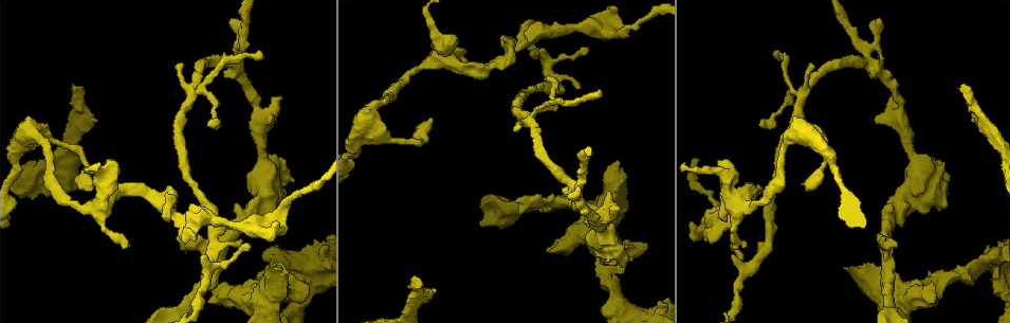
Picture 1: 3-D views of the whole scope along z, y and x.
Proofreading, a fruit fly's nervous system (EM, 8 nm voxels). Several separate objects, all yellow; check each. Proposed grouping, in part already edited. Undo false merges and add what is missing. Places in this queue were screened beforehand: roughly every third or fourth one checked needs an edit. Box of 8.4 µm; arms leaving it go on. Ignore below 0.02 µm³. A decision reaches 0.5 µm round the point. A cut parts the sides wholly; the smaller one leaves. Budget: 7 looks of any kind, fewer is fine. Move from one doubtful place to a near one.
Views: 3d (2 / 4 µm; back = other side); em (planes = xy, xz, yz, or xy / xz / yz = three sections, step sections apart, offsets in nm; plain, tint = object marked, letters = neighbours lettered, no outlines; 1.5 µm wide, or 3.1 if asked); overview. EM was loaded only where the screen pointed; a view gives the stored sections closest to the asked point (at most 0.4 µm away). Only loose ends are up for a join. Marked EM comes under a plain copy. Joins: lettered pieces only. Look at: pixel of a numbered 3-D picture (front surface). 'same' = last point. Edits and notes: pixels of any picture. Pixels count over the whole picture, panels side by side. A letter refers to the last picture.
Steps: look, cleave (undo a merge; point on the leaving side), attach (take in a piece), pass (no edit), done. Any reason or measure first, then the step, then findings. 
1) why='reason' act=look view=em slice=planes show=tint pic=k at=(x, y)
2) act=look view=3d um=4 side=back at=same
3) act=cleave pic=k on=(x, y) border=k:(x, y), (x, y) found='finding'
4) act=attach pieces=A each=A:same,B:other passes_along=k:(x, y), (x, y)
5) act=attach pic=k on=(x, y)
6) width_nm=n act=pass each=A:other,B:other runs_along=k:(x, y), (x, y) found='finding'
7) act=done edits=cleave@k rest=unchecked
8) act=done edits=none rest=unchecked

why='branch stops here' act=look view=em slice=planes show=letters pic=1 at=(412, 280)

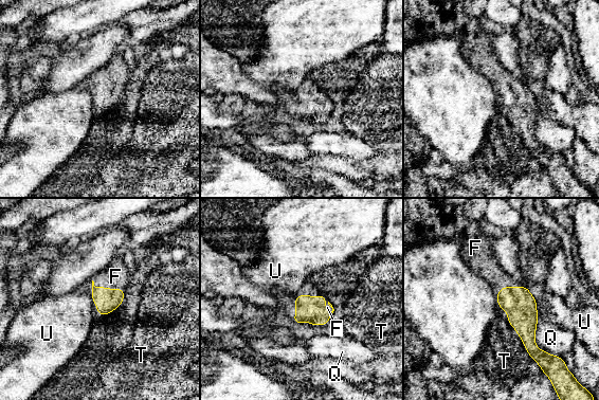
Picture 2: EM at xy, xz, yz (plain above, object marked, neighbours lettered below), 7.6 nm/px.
longest_contact=T:380nm act=attach pieces=F each=F:same,Q:other,T:other,U:other passes_along=2:(106, 300), (107, 288), (115, 276) found='the cell continues'

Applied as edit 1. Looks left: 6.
act=look view=3d um=4 pic=1 at=(102, 201)

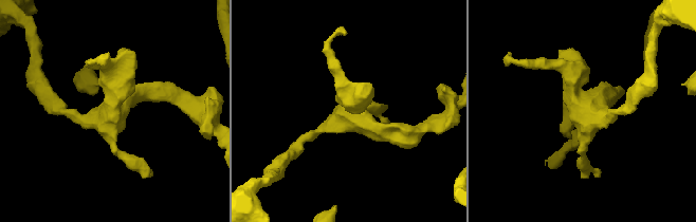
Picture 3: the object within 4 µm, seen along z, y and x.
arms=4 why='shape alone is not enough' act=look view=em slice=xz step=8 show=tint pic=3 at=(587, 110)

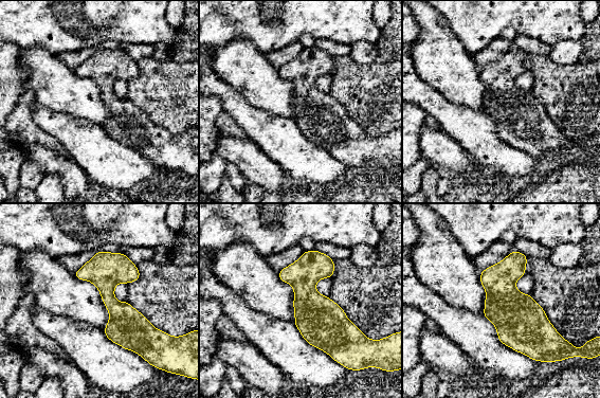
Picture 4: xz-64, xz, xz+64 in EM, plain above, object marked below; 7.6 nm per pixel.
why='another direction' act=look view=em slice=xy step=4 show=letters at=same

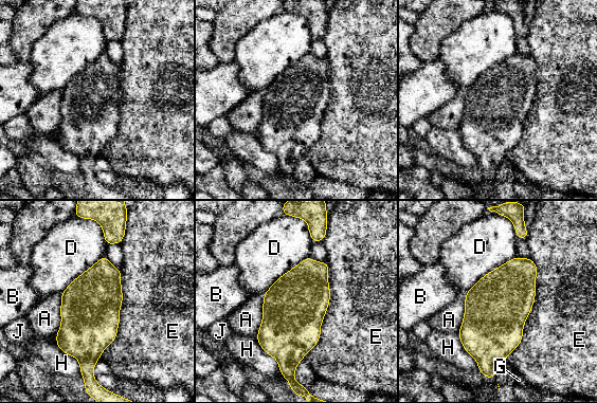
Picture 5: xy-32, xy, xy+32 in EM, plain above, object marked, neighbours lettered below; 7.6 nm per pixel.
act=pass each=A:other,B:other,D:other,E:other,G:other,H:other,J:other border=5:(529, 257), (536, 296), (505, 361) found='continuous, no second cell'

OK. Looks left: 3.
why='branch stops here' act=look view=em slice=yz step=8 show=letters pic=1 at=(541, 48)

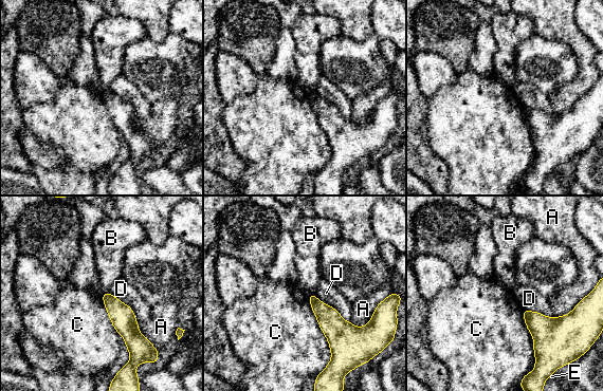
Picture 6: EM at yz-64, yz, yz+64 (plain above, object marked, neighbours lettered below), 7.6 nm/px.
why='another direction' act=look view=em slice=planes show=letters at=same

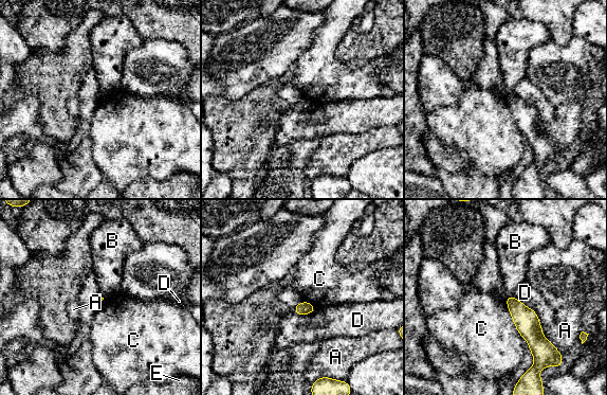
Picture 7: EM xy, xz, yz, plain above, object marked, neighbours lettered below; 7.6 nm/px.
act=pass each=A:other,B:other,C:other,D:other,E:other border=7:(504, 299), (512, 322), (522, 337) found='no lettered piece goes on from it'

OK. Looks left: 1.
act=done edits=attach@2 rest=unchecked

